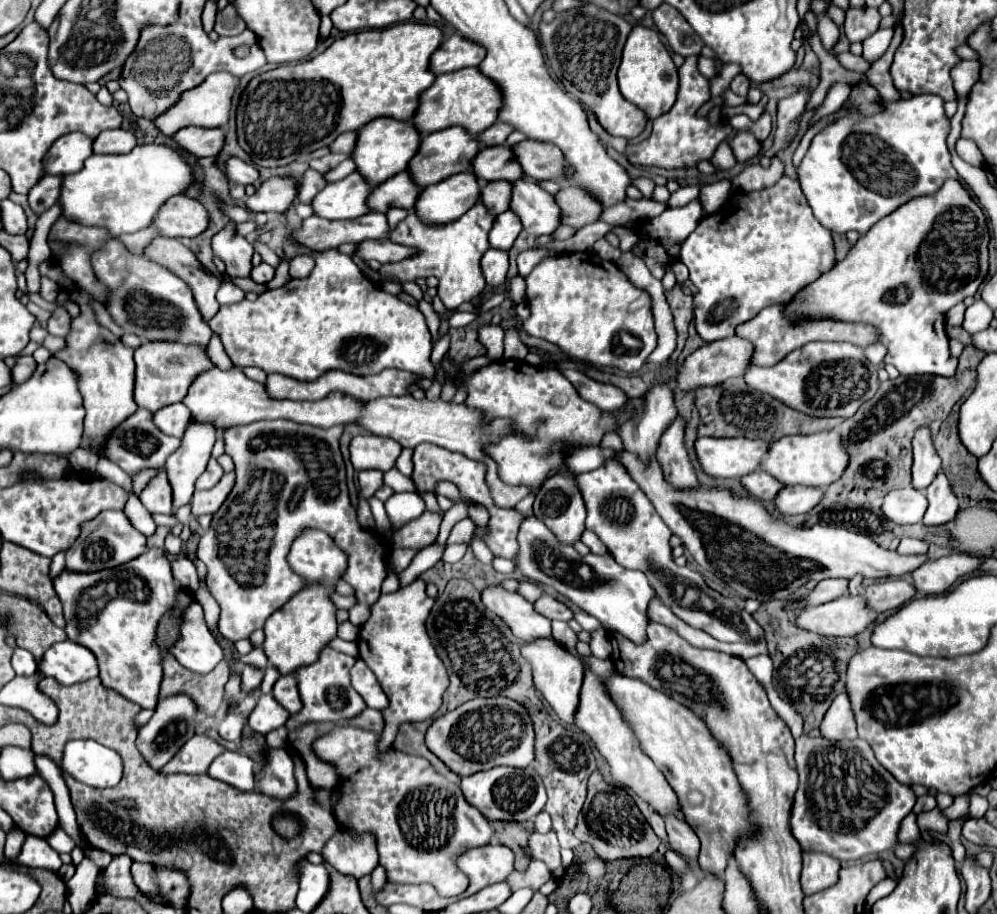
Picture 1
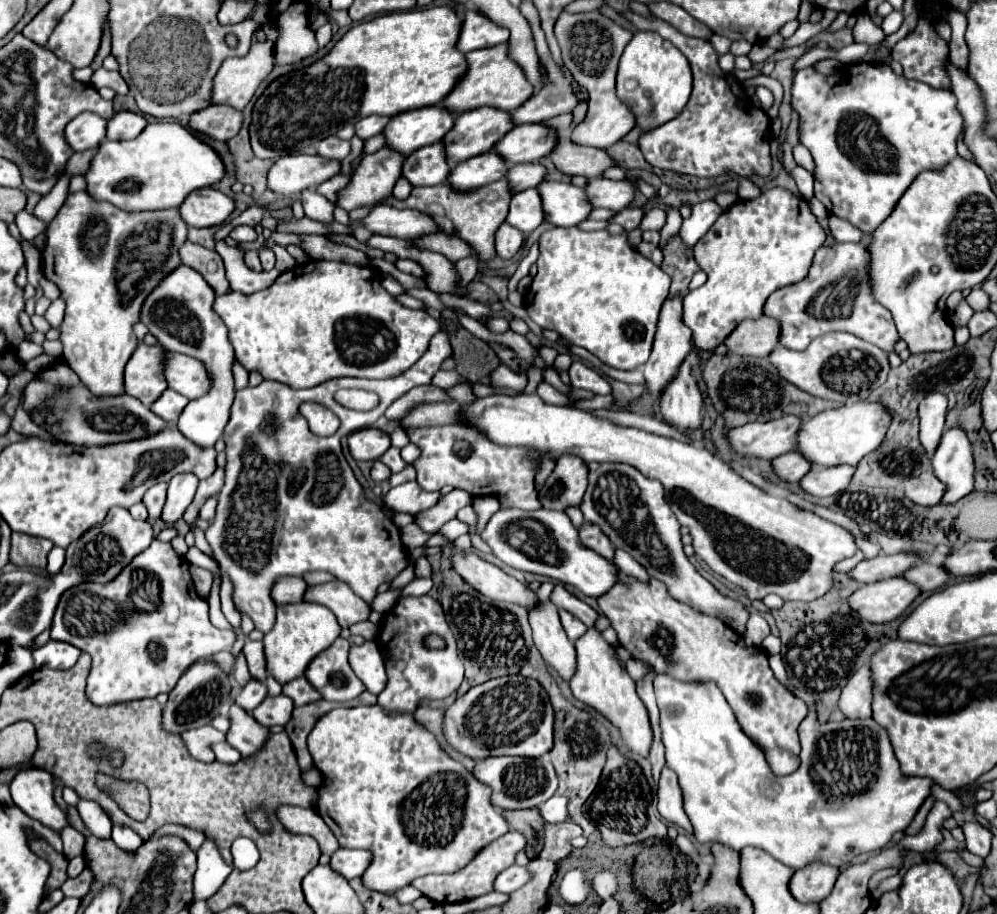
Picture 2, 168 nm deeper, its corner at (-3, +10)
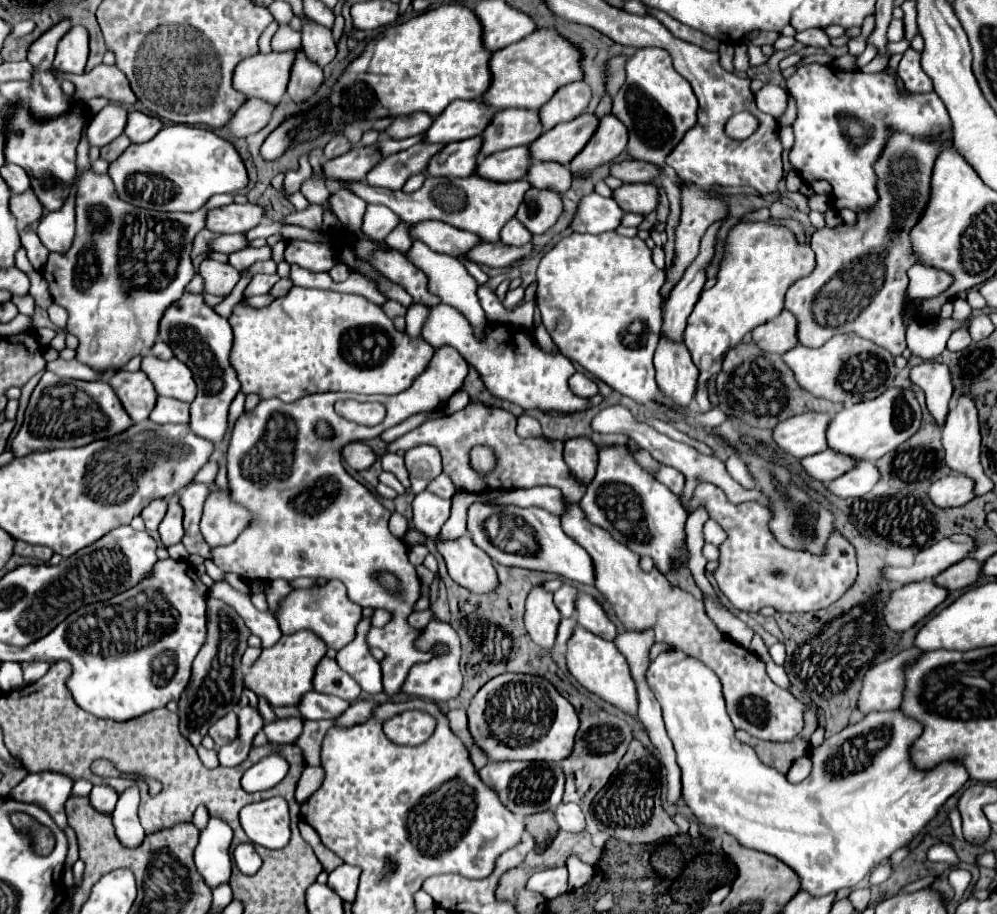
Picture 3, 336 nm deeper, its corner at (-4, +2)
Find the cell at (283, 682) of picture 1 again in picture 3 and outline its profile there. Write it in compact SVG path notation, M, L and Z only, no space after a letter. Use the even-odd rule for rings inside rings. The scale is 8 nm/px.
M306 692L298 704L298 710L304 718L308 720L322 720L322 718L336 718L342 712L346 712L350 704L342 702L336 696L328 696L328 694L320 694L320 692Z

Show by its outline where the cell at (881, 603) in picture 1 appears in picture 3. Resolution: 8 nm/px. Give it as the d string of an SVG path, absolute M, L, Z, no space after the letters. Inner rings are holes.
M966 558L966 560L952 564L944 572L940 572L934 578L934 584L942 586L946 590L962 590L962 588L968 588L980 576L978 570L980 570L980 562Z

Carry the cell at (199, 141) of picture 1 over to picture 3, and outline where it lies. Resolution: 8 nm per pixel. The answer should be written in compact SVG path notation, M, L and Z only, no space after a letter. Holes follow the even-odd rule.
M248 98L238 110L236 114L230 118L230 122L224 126L232 136L238 136L238 138L246 138L258 130L262 130L268 120L270 120L270 114L272 114L274 106L262 102L262 100L256 100L256 98Z

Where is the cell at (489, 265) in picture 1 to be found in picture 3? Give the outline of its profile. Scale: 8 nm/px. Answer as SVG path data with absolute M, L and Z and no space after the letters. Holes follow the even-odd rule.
M512 218L500 232L500 240L506 246L524 246L526 242L530 242L530 238L532 234L516 218Z

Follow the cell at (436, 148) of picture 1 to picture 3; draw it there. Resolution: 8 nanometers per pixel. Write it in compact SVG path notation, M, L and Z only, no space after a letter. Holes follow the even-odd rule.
M522 108L500 110L494 114L490 124L480 134L482 146L478 160L514 146L526 146L540 134L542 124L538 122L536 110L522 110Z

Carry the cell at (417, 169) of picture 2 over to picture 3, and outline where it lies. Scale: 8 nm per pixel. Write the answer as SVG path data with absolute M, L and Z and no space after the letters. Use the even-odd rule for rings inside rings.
M478 138L452 142L438 154L434 154L426 166L428 176L446 176L446 178L466 178L476 168L478 158Z

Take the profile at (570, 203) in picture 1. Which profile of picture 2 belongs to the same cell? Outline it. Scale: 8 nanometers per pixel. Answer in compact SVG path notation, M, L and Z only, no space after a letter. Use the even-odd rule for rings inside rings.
M595 178L589 182L585 192L595 208L611 208L615 212L627 208L635 198L635 186L629 180Z

